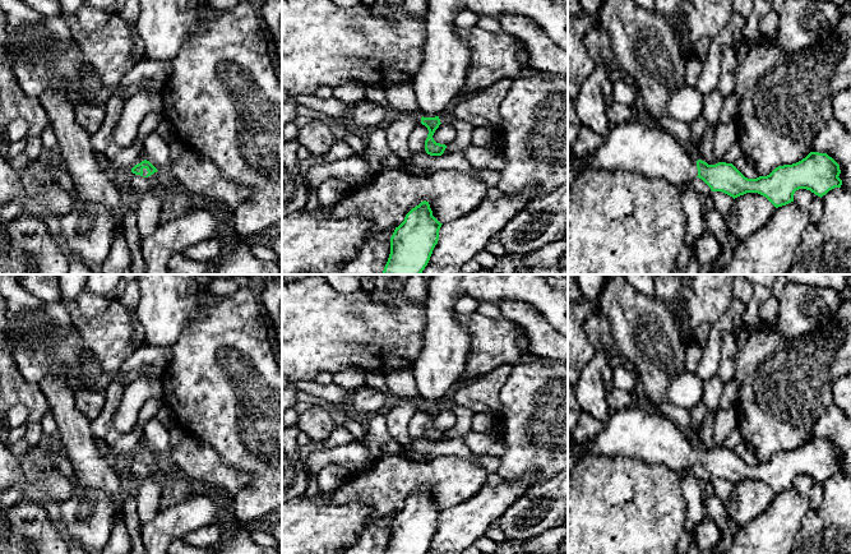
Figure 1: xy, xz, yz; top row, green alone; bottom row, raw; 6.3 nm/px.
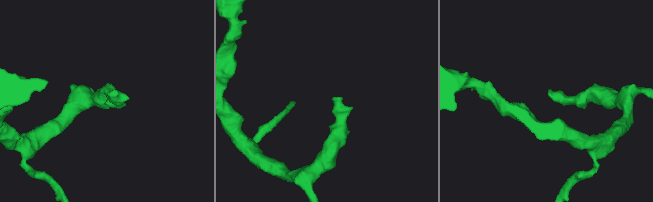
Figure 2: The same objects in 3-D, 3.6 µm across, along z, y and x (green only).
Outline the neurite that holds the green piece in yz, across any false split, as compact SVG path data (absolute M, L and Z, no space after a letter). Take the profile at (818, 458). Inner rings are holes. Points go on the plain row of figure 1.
M638 405L623 411L611 412L601 431L592 439L568 439L568 449L578 458L584 454L593 456L629 456L648 463L661 463L674 471L688 471L694 465L702 465L712 477L722 477L734 485L746 479L758 479L766 483L776 494L794 488L799 475L806 475L818 483L825 481L834 474L841 474L840 451L827 439L810 438L801 447L776 453L769 461L757 465L745 463L732 449L718 448L708 451L694 445L688 435L661 412L651 414Z

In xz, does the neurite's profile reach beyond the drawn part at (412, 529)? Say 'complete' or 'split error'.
complete

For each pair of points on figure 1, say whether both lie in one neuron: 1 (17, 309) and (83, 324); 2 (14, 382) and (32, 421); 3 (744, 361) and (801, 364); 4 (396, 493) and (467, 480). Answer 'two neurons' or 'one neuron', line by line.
1: two neurons
2: one neuron
3: one neuron
4: one neuron

